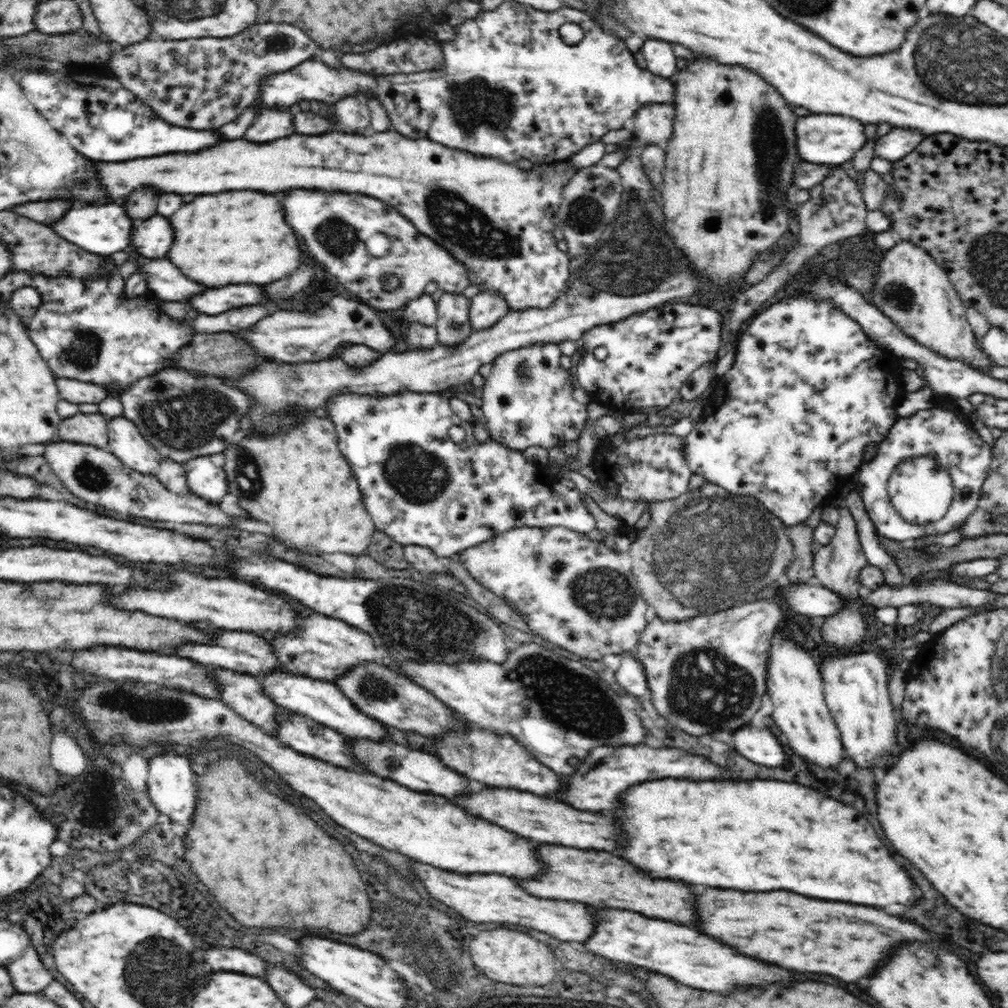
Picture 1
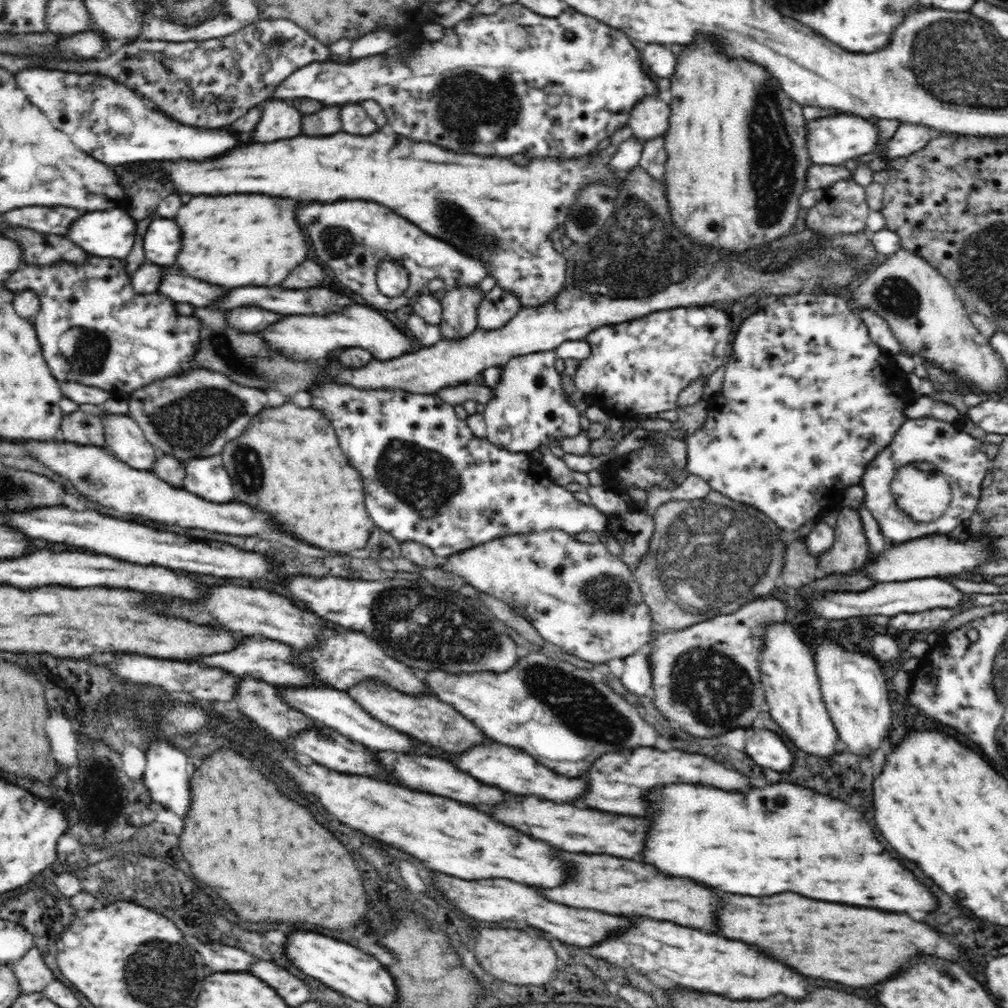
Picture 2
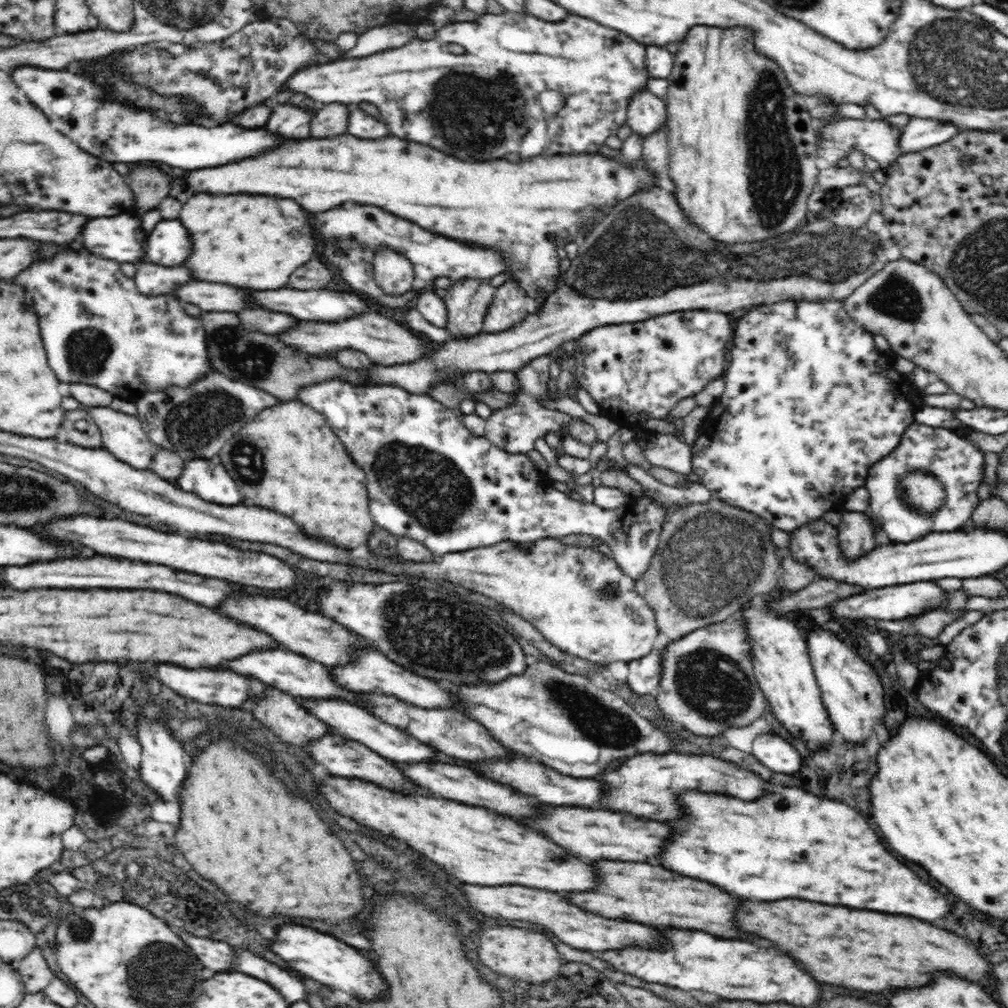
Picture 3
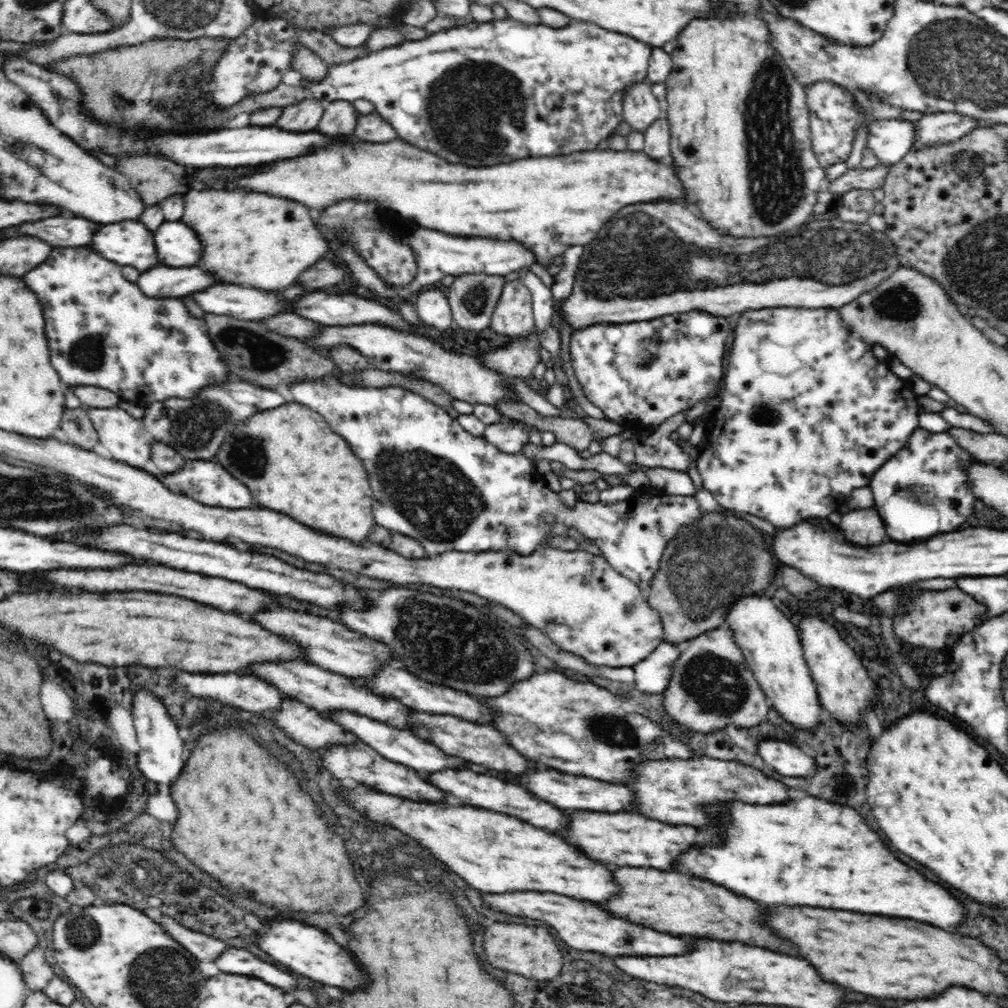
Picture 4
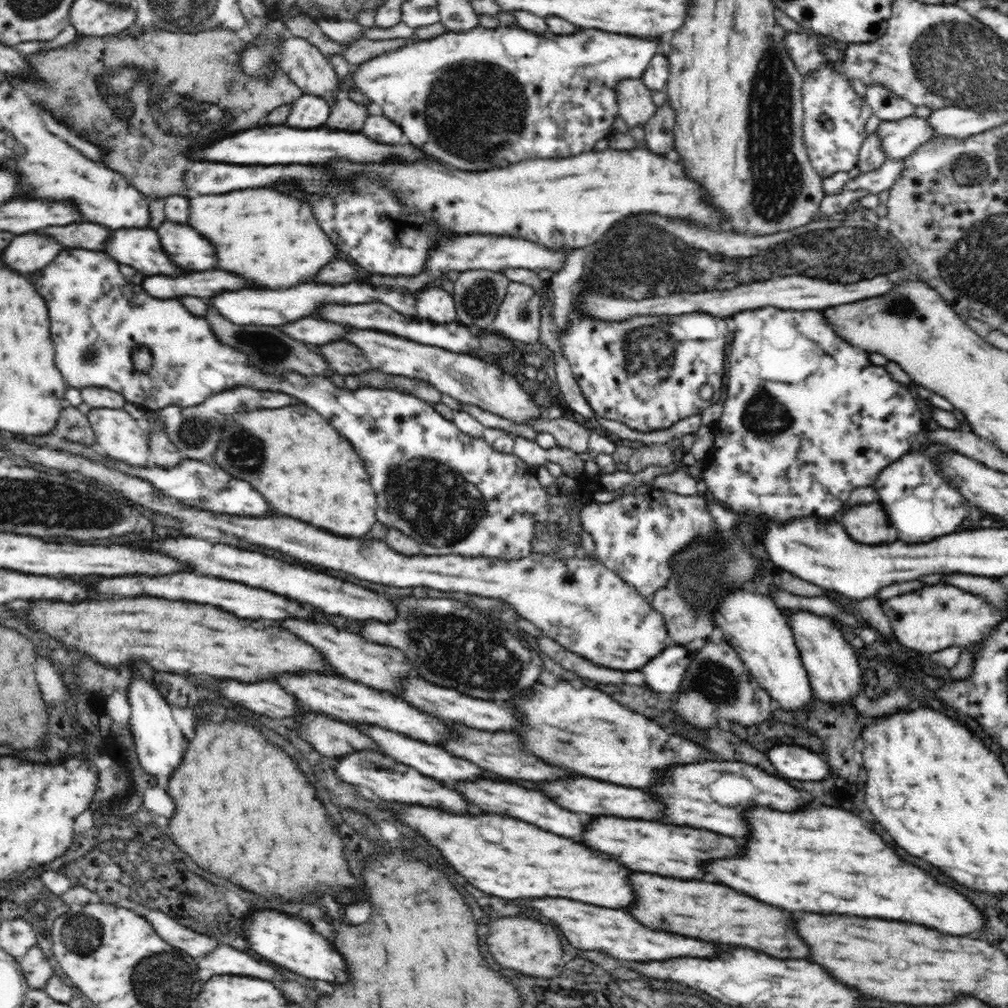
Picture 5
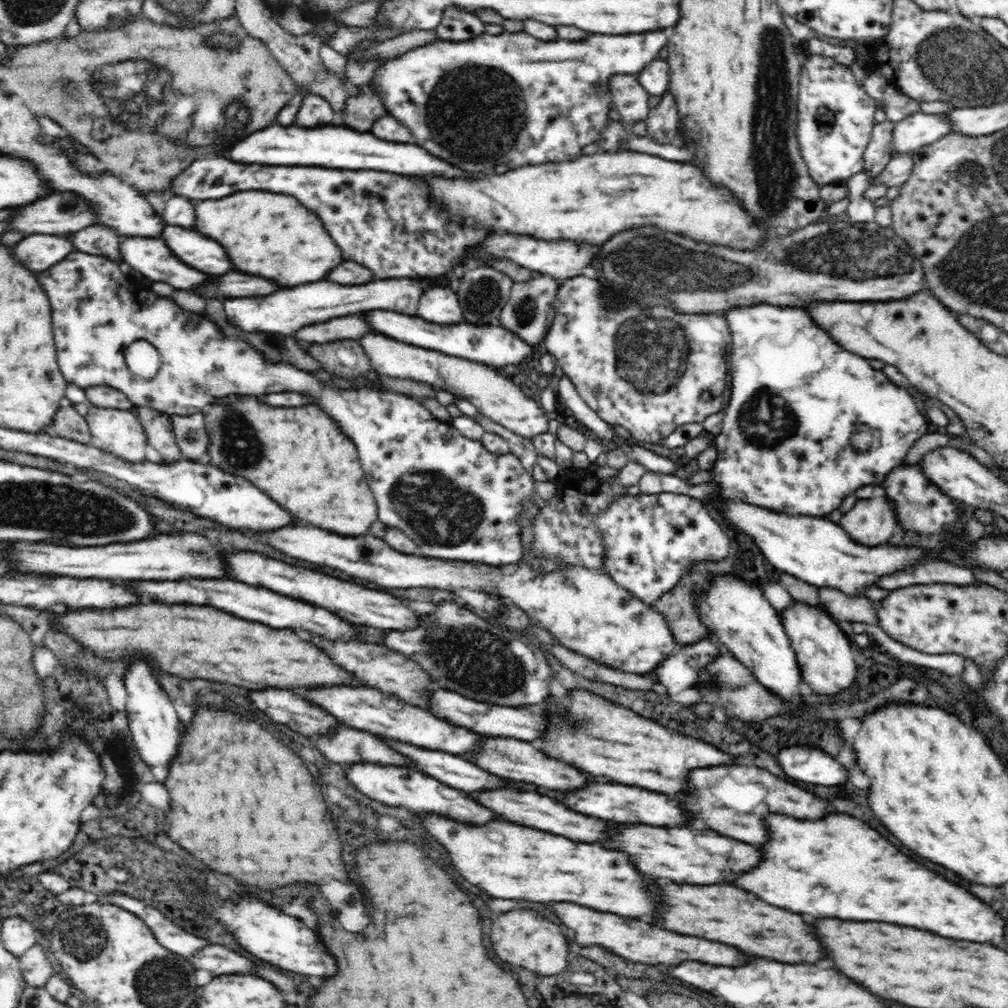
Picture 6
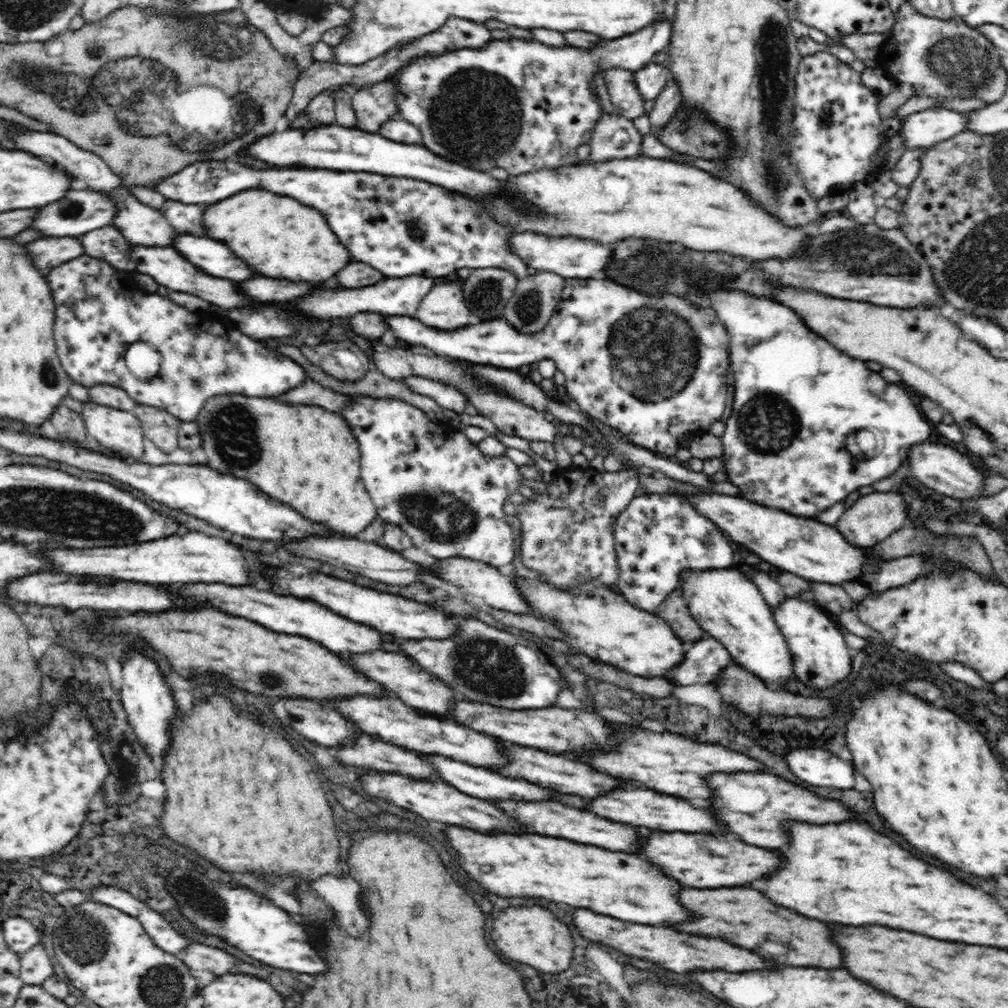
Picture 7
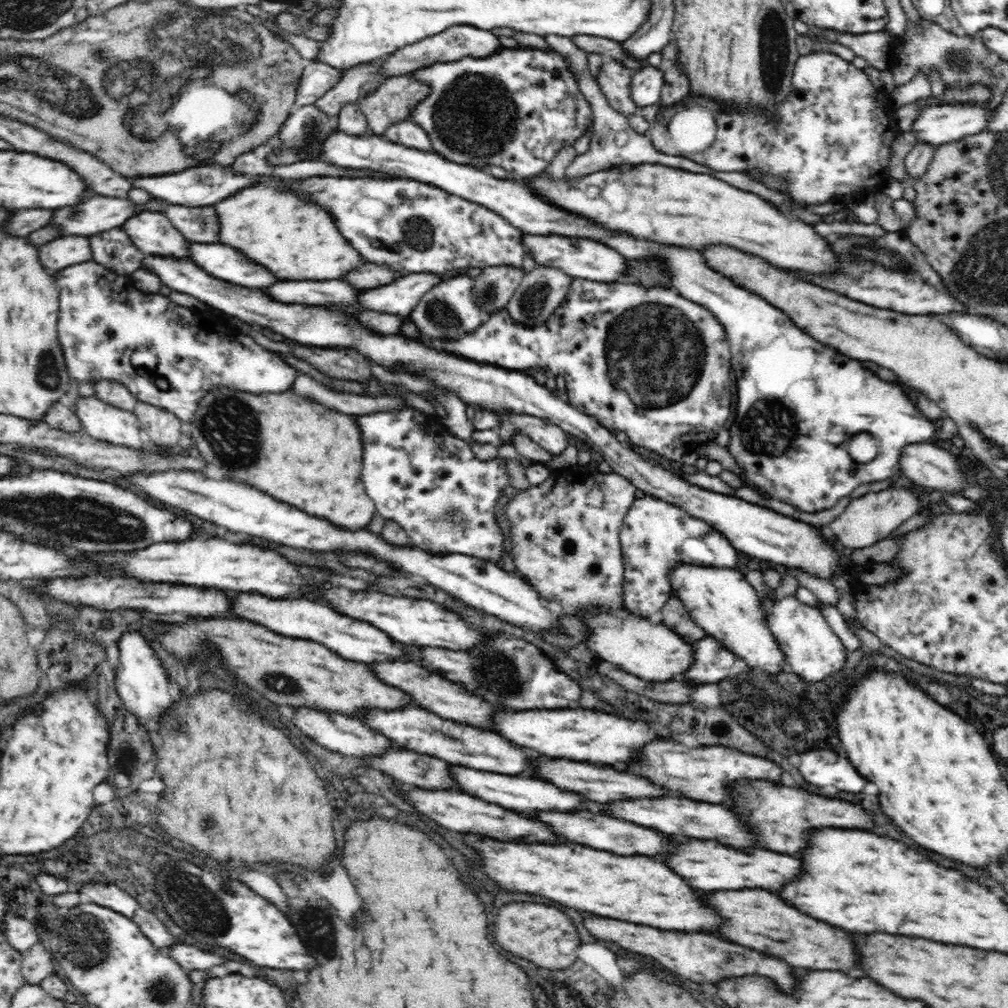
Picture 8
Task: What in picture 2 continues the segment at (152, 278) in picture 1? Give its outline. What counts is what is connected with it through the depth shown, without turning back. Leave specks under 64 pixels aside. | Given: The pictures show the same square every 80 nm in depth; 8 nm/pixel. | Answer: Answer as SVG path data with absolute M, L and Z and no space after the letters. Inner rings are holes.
M164 266L160 267L164 276L160 278L162 282L158 284L158 293L166 295L174 303L188 302L194 307L208 308L228 292L226 288L194 280L192 276L182 276L180 270L174 266L166 266L166 272Z

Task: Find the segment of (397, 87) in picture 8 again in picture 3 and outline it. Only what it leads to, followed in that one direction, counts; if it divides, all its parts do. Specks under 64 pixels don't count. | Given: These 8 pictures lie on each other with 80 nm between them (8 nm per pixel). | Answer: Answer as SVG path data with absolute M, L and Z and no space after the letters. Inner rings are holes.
M344 103L325 104L312 116L310 136L314 138L328 138L340 136L348 130L348 108Z

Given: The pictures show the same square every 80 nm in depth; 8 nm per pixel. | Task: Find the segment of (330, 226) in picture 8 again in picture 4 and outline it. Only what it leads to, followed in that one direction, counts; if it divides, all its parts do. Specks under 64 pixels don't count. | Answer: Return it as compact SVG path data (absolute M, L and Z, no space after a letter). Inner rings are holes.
M244 188L190 192L186 194L182 222L188 224L192 230L196 230L200 242L204 244L204 258L200 266L208 268L214 276L230 284L246 284L262 290L280 290L292 286L298 280L300 272L308 270L330 252L324 236L318 232L304 204L270 196L266 192L254 192Z

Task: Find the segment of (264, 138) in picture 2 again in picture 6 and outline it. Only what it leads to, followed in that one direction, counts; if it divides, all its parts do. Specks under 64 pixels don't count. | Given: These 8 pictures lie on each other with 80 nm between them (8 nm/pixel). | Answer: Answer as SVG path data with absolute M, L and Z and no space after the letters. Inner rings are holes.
M307 93L294 122L300 127L320 127L333 124L335 115L332 105L325 98Z

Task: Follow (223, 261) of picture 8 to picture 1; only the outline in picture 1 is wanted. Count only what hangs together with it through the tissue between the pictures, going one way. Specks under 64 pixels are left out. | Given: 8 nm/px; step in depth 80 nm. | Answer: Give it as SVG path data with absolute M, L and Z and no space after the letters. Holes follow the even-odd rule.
M152 216L144 219L138 228L132 228L130 249L146 258L166 258L174 242L174 228L164 216Z

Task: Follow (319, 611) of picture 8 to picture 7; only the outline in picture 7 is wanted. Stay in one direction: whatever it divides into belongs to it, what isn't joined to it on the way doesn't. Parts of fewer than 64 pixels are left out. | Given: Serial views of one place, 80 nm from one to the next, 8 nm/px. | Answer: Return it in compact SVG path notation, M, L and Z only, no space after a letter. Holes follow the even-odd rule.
M184 584L180 588L184 598L196 598L196 602L208 602L216 608L228 612L230 616L242 616L252 622L258 622L274 632L289 634L290 636L303 636L304 638L319 642L328 650L340 654L364 654L372 650L383 650L382 635L371 626L357 623L340 616L326 606L320 606L310 600L276 596L272 592L262 592L252 586L246 588L230 588L222 584Z

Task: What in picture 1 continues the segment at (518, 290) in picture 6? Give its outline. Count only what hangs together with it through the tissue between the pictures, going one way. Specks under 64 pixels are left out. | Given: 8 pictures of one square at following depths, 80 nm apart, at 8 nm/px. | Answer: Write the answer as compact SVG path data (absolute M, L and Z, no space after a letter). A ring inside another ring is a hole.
M482 291L470 298L470 327L477 331L490 328L509 311L504 297L492 291Z

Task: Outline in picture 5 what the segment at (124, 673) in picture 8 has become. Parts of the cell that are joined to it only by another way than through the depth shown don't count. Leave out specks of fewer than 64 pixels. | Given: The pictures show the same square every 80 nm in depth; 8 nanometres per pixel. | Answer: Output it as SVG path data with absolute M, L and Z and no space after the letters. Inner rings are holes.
M136 677L131 680L127 690L127 699L131 710L129 728L130 736L138 756L139 764L146 773L156 776L170 776L174 768L180 764L184 754L184 734L180 728L176 728L176 722L172 718L171 704L166 701L158 689L150 682Z

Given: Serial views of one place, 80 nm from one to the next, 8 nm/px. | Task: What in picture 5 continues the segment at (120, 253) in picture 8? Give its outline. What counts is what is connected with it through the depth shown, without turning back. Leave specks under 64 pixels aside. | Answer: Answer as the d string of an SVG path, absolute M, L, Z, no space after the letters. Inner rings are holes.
M84 220L78 224L66 224L56 228L42 228L36 233L56 238L63 248L85 248L96 252L104 252L106 240L110 236L111 229L100 224Z

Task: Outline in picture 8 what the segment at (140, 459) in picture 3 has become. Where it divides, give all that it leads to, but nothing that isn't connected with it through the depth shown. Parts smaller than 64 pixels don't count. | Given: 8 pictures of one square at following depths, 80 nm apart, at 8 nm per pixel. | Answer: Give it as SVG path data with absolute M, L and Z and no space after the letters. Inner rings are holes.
M94 396L78 397L74 412L92 439L142 450L141 426L131 411L116 408Z

